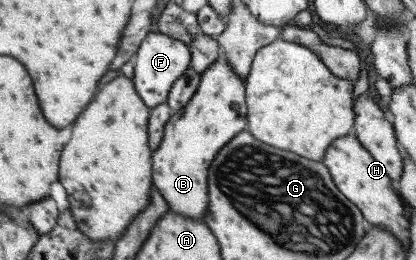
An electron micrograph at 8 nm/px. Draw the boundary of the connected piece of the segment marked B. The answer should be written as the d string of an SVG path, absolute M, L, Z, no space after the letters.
M216 58L201 72L188 104L173 112L166 121L160 144L151 151L151 184L173 214L192 220L201 220L207 214L208 166L218 150L247 124L244 85L245 82L230 70L224 58Z

